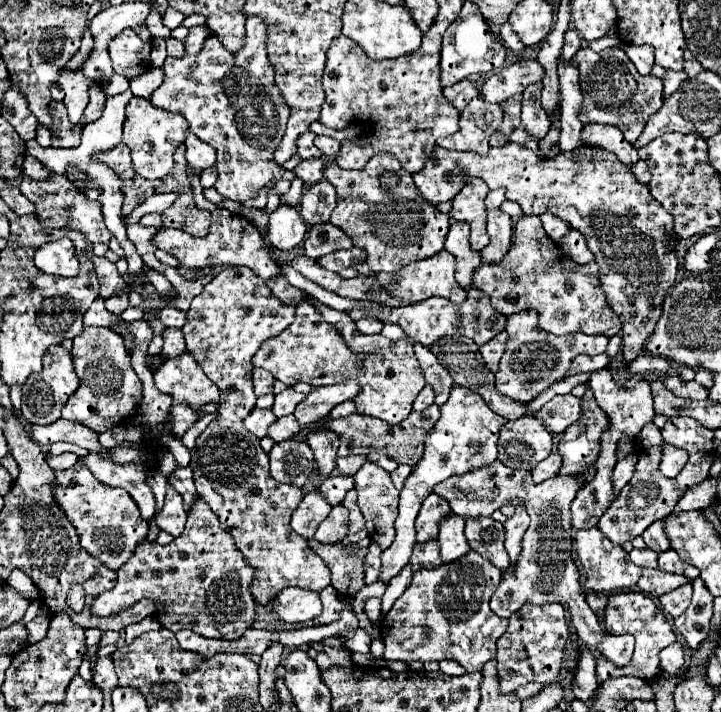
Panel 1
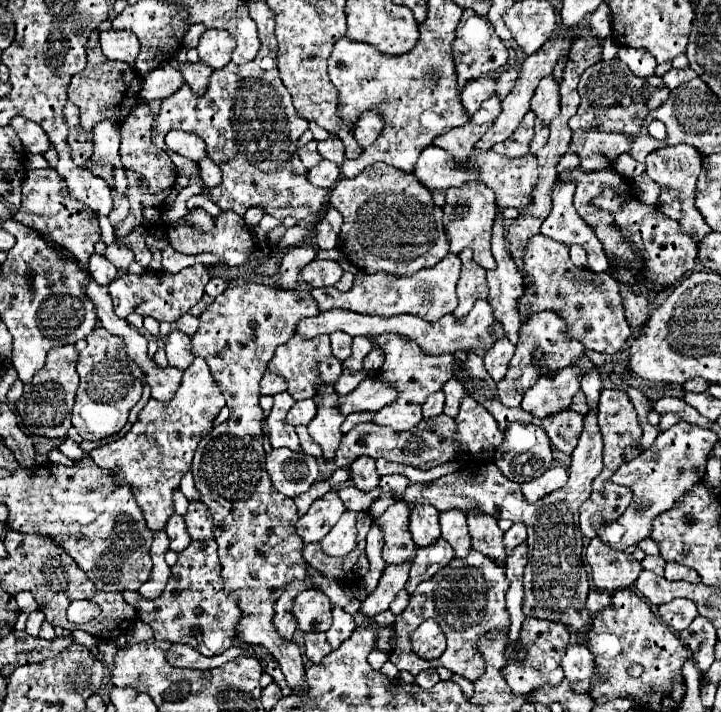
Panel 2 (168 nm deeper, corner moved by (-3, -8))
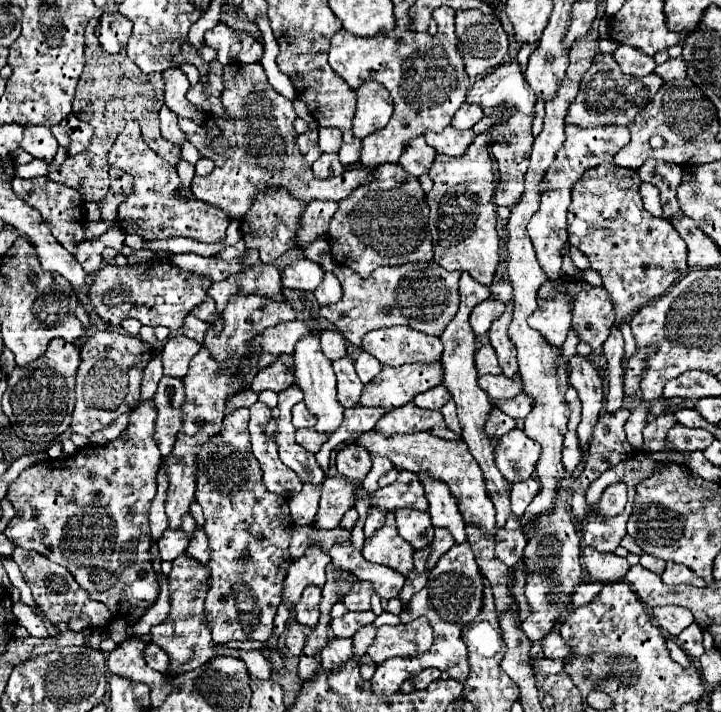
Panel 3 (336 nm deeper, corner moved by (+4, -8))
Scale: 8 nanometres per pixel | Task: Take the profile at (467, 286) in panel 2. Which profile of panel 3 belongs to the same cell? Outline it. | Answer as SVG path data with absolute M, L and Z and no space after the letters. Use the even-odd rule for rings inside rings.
M462 273L462 279L460 279L460 309L456 313L456 317L450 321L450 325L446 327L446 331L442 333L442 343L444 343L444 353L442 353L442 365L444 365L444 385L450 389L452 393L452 399L458 407L458 419L460 419L460 425L462 425L462 439L468 443L468 449L472 453L472 457L478 461L480 469L484 471L484 479L486 479L486 493L488 497L492 499L494 503L494 509L496 509L496 529L502 529L504 523L508 521L508 517L512 515L510 511L510 501L508 501L508 495L510 495L510 485L508 481L504 481L504 477L498 473L496 469L496 463L494 463L494 449L498 445L500 439L492 439L484 433L484 425L492 413L492 403L490 403L490 397L478 387L476 383L476 367L474 367L474 351L476 351L476 335L470 327L470 313L472 309L482 303L484 299L490 297L490 289L478 281L474 281L468 273Z

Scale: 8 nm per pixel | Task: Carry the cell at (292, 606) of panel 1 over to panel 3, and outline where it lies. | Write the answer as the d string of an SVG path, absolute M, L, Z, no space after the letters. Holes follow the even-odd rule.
M308 585L302 593L300 603L296 603L296 607L294 607L296 621L306 625L306 627L314 627L318 623L318 617L320 617L318 603L320 603L320 587Z

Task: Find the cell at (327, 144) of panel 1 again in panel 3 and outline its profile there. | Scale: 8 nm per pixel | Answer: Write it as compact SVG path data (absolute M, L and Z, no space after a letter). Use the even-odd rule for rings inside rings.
M320 129L320 149L322 153L338 153L342 145L340 129Z

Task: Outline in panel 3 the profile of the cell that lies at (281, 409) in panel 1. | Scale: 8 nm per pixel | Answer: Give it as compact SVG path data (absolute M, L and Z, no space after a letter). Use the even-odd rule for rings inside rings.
M302 401L292 407L292 425L296 429L304 429L304 427L314 427L316 425L316 417L312 417L312 413L306 409L306 405Z

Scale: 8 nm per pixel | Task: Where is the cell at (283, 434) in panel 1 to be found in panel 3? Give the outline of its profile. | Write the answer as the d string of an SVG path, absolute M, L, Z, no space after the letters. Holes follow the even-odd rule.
M298 429L296 431L296 441L310 453L318 453L326 439L328 437L324 437L322 433L316 433L316 429Z

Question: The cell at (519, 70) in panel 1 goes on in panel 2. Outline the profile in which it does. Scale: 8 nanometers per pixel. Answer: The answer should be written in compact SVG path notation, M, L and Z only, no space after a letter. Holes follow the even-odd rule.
M495 93L495 97L489 97L487 101L483 101L481 109L471 117L475 123L489 123L489 121L495 121L497 115L501 113L501 99L499 95Z

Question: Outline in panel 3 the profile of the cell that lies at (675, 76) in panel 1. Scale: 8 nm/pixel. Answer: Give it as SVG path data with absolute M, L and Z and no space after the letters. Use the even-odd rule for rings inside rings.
M682 57L676 59L668 59L662 65L658 65L654 69L664 81L672 81L672 79L684 79L686 77L686 63Z

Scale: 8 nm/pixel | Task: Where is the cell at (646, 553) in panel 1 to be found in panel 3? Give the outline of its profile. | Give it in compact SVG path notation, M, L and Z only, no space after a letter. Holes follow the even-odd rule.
M642 555L640 557L640 565L644 567L644 569L648 569L648 571L652 571L652 573L664 573L664 567L666 567L666 561L662 561L662 559L656 559L656 557L652 557L652 555Z

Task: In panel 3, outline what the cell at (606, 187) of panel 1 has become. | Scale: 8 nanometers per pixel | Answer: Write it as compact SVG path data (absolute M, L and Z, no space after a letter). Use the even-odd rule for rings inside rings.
M414 137L408 147L404 147L404 153L400 157L400 165L414 177L420 177L422 173L428 173L434 163L436 151L424 141L424 137Z

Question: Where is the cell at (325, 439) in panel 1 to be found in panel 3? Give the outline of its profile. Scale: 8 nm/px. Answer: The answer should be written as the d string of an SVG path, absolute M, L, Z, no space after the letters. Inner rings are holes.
M318 335L302 337L296 343L294 375L296 375L296 383L304 391L304 401L308 405L308 409L318 417L316 431L324 433L324 435L332 435L340 427L340 423L344 419L342 417L344 407L336 399L336 375L334 375L334 369L332 369L332 361L328 357L324 357L324 353L320 349L320 337Z

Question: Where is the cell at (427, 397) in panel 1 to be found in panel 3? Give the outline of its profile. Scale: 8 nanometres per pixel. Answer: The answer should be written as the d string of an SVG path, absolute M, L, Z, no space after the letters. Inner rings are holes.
M438 385L426 393L420 393L414 399L414 405L422 407L422 409L442 409L450 401L450 397L452 395L448 393L448 389L444 389L444 385Z

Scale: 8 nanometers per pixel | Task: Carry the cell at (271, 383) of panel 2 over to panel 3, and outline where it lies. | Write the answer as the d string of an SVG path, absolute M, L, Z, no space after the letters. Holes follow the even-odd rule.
M274 363L274 365L262 369L262 371L254 377L252 389L254 389L256 393L260 393L260 391L264 391L264 389L270 389L270 391L280 393L280 391L284 391L284 389L286 389L288 385L292 385L292 383L294 383L292 371L290 371L284 363Z

